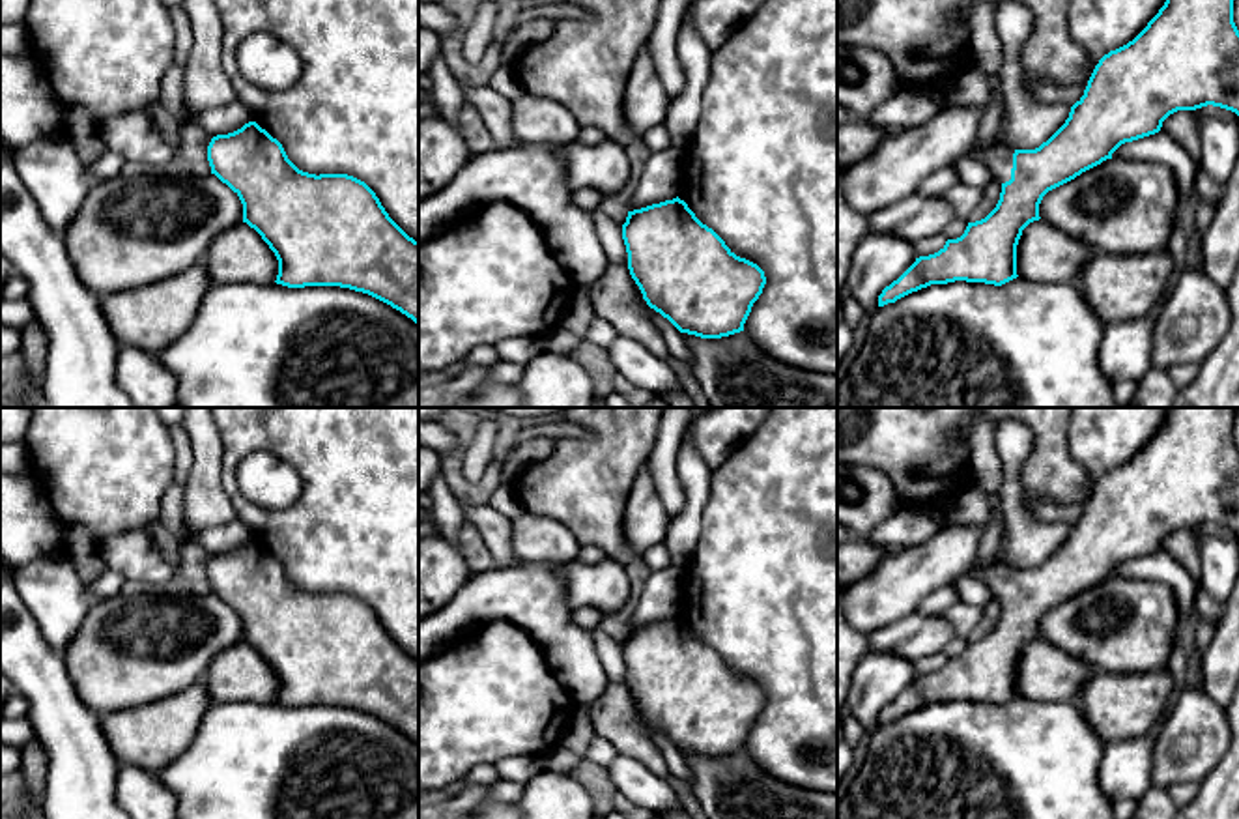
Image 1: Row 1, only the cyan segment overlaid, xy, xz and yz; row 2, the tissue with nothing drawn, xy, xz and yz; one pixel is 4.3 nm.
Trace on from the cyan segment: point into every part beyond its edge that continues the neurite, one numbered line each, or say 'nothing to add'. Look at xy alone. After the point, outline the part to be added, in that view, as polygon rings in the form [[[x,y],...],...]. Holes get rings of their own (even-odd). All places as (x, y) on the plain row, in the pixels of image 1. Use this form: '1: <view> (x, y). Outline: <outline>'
nothing to add

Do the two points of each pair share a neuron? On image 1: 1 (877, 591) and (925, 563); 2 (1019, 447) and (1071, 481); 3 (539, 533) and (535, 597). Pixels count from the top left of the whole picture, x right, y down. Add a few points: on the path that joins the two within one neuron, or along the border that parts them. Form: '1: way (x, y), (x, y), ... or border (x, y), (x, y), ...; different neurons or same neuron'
1: way (888, 591), (914, 573); same neuron
2: border (1028, 427), (1032, 451), (1021, 470), (1021, 496); different neurons
3: border (565, 561), (524, 561), (520, 565); different neurons

